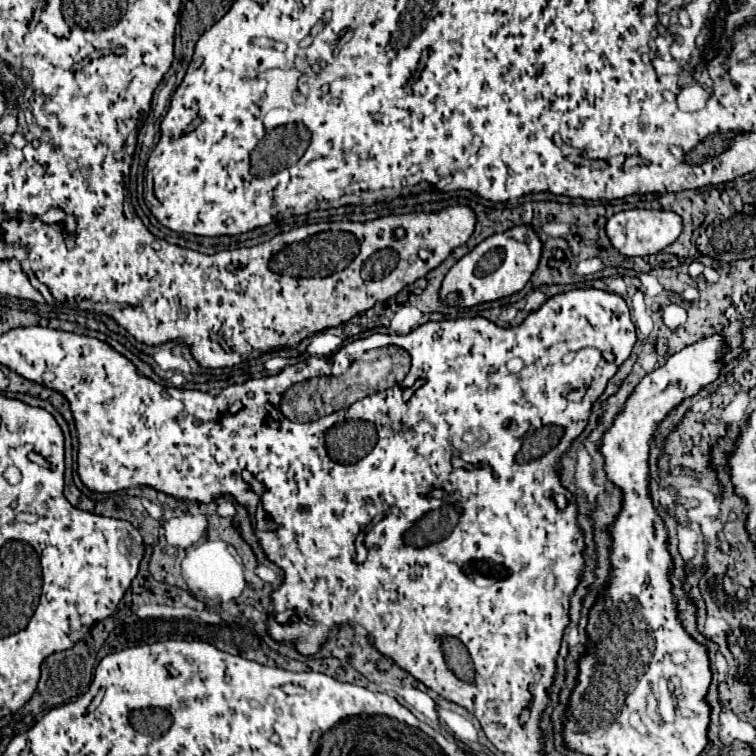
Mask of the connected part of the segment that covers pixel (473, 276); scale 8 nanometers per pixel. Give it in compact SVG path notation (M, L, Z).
M514 226L504 234L494 234L484 242L480 242L470 254L466 254L450 268L440 288L440 300L450 306L460 304L472 308L484 302L494 302L512 296L520 292L530 280L532 272L538 266L540 252L542 252L542 242L538 240L536 232L528 226Z

